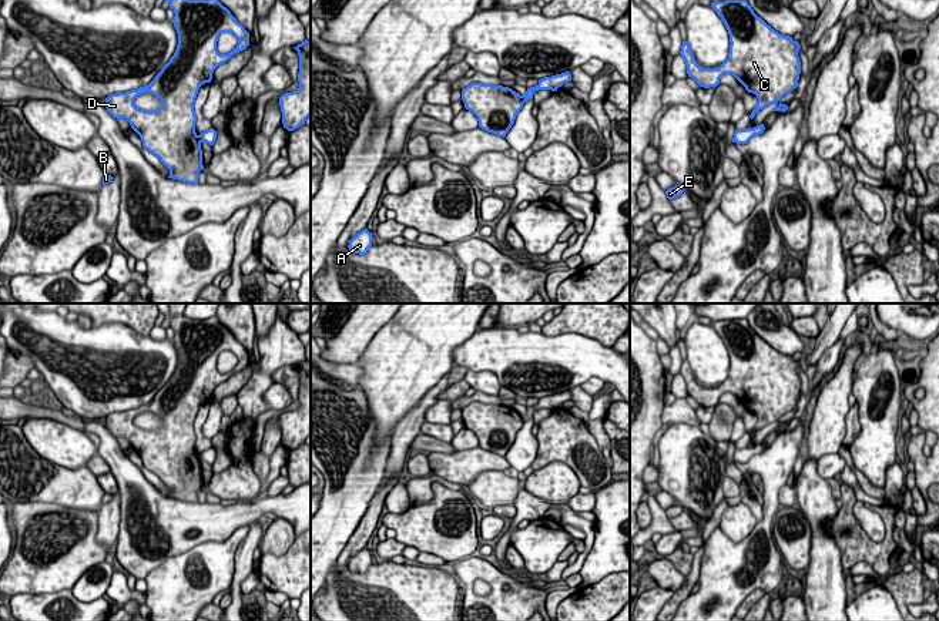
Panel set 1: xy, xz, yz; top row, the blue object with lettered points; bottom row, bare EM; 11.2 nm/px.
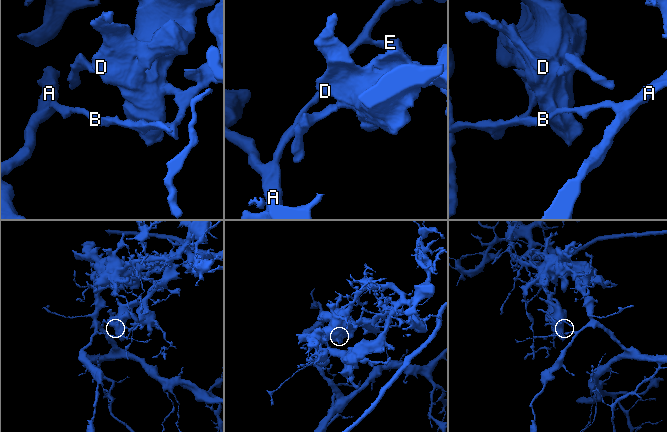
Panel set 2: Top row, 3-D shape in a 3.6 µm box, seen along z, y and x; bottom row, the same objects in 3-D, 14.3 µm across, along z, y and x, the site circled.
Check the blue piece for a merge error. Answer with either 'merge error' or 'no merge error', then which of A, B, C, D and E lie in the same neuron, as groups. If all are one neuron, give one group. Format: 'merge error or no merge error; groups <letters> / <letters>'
merge error; groups A B E / C D

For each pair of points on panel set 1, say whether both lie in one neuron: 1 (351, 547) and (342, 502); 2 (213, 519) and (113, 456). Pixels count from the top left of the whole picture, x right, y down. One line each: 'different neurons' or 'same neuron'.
1: different neurons
2: same neuron

